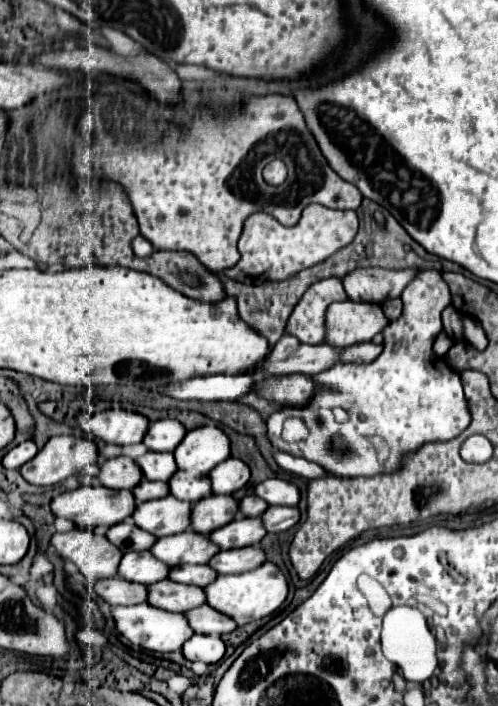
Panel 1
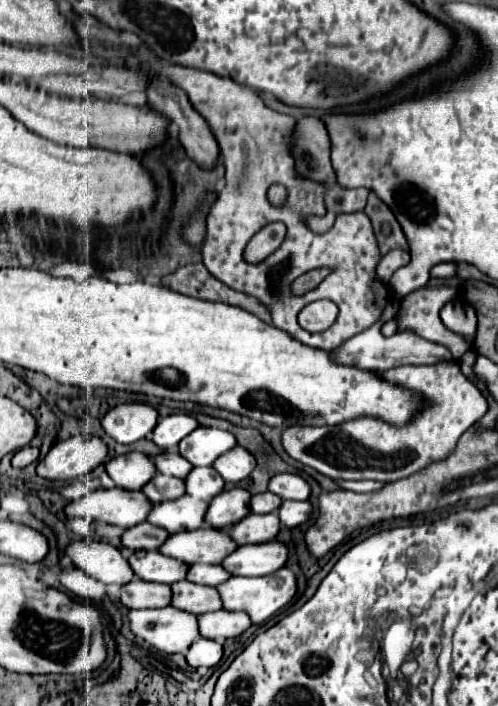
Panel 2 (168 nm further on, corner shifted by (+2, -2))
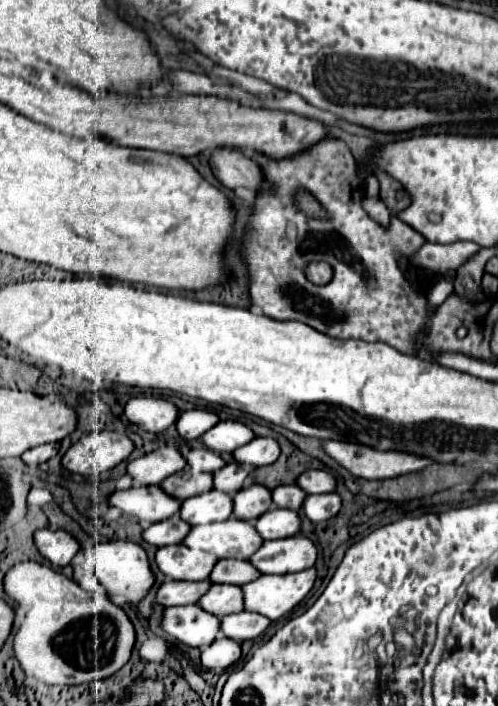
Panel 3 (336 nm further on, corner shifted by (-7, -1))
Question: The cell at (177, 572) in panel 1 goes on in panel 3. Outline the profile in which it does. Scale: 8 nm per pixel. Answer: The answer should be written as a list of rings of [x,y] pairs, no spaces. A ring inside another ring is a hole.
[[[219,560],[211,574],[209,574],[209,580],[211,582],[219,582],[219,584],[235,584],[235,586],[241,586],[245,582],[251,582],[253,578],[261,576],[247,560],[243,562],[237,562],[237,560]]]

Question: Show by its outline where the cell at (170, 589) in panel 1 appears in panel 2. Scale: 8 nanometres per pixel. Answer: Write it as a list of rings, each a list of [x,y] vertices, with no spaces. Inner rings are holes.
[[[178,581],[172,585],[172,593],[174,593],[172,605],[182,611],[194,613],[194,615],[222,609],[220,595],[218,595],[216,587],[196,585],[192,581]]]

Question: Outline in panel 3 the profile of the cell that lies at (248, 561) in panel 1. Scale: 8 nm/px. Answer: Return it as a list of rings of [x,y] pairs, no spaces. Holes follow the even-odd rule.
[[[291,536],[283,540],[267,540],[249,558],[261,574],[287,574],[311,568],[317,558],[315,544],[305,536]]]

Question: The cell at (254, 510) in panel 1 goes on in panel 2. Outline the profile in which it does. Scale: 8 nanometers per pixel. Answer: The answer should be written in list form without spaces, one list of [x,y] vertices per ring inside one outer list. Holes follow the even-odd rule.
[[[266,491],[266,493],[260,493],[260,495],[252,497],[250,509],[254,513],[272,513],[272,511],[280,509],[280,503],[282,503],[282,499],[278,495],[272,495],[270,491]]]

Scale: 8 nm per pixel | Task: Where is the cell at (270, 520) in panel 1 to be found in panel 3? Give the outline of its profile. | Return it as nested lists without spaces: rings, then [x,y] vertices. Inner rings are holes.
[[[335,492],[329,494],[311,494],[305,498],[303,502],[303,514],[311,520],[311,522],[325,522],[329,518],[333,518],[341,508],[341,498]]]

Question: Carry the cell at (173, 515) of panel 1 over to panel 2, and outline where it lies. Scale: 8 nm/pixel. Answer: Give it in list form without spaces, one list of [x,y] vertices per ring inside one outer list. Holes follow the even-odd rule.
[[[182,495],[180,499],[154,505],[154,509],[148,515],[148,521],[164,527],[168,533],[192,531],[204,525],[206,509],[208,509],[206,501],[194,499],[192,495]]]

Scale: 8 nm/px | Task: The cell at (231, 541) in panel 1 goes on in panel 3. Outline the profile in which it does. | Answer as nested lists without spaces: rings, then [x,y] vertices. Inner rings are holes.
[[[269,510],[255,520],[255,530],[263,540],[289,538],[299,532],[299,516],[293,510]]]

